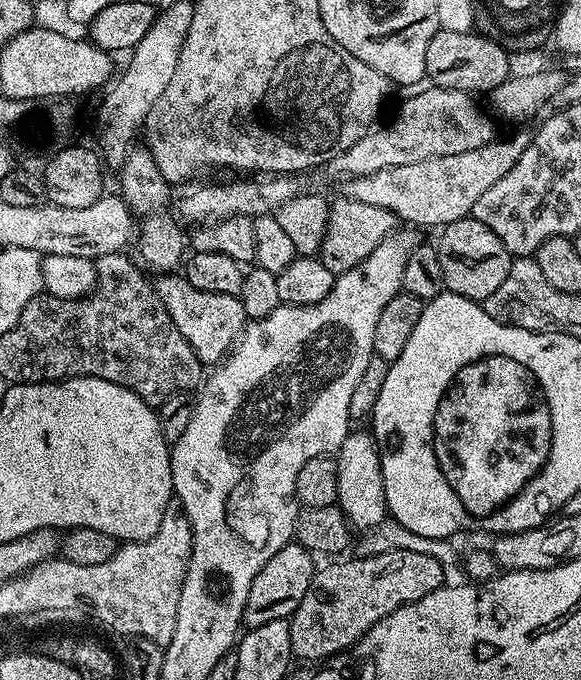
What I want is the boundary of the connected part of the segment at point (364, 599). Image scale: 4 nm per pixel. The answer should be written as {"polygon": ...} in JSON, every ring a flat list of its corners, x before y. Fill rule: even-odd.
{"polygon":[[390,549,388,552,377,551,375,555,360,556,357,560,348,560,344,565,328,564,324,569,313,571,312,581,306,590,306,598,298,610,288,620,290,646,293,657,300,660,324,660,327,656,336,656,348,647,359,645,364,635,382,618,404,604,413,604,435,588,445,583,444,568,432,552,418,553,416,550]]}

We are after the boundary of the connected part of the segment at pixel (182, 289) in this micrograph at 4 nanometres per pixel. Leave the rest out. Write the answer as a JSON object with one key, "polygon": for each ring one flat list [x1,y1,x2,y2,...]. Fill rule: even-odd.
{"polygon":[[164,274,155,281,156,297,164,303,174,326,186,342,198,354,200,363,205,366,216,366,232,351,241,332,244,331,246,317,239,296,220,295,213,292,203,292,180,274]]}

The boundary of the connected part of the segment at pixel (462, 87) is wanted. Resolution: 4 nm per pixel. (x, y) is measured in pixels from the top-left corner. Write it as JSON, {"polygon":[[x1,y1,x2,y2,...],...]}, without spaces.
{"polygon":[[438,30,434,38,430,38,430,46,426,46,424,74,435,87,469,94,491,94,498,86,502,86,502,82,508,80,510,53,491,35,479,36,478,33,476,30,462,34,454,34,454,30]]}

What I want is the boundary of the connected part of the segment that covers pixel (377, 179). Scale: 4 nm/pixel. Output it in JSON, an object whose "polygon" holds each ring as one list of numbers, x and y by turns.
{"polygon":[[516,132,513,136,497,138,481,148,466,150,462,154,432,156,429,160,406,166,383,168,372,174,349,179,347,195,351,199,395,212,397,221,408,224,437,224,443,226,455,220,465,219,471,213,474,202,498,182,518,162,526,150,529,133]]}

